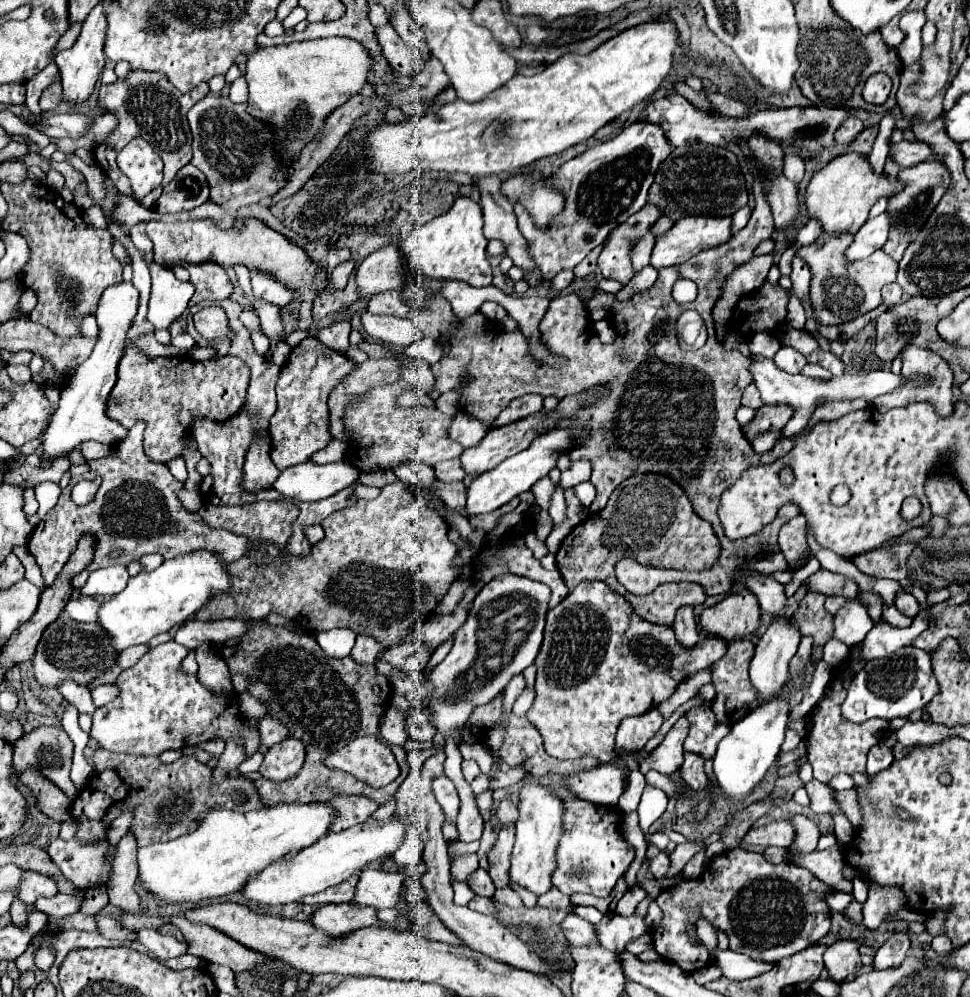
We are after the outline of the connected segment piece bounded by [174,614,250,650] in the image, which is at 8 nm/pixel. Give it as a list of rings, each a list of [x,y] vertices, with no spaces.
[[[191,615],[176,632],[174,640],[189,650],[206,642],[226,643],[230,639],[242,637],[250,629],[246,619],[218,619],[204,623]]]

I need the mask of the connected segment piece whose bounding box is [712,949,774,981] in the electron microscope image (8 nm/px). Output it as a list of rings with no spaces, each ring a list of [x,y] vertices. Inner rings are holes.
[[[714,949],[712,957],[716,959],[718,967],[722,969],[724,977],[732,979],[732,981],[744,981],[744,979],[752,979],[756,975],[766,973],[768,969],[774,967],[774,963],[766,963],[766,961],[756,961],[750,959],[746,955],[736,955],[734,951],[720,951]]]

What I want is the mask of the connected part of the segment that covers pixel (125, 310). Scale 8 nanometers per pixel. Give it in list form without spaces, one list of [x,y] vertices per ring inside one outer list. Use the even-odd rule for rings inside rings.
[[[122,281],[120,285],[112,285],[102,293],[98,311],[96,311],[100,337],[94,345],[92,355],[74,371],[74,377],[70,377],[70,381],[66,383],[66,389],[62,389],[60,407],[58,407],[58,411],[52,413],[50,425],[42,433],[42,445],[44,445],[46,459],[52,461],[62,451],[70,451],[76,445],[90,441],[90,439],[112,445],[112,443],[128,437],[128,431],[124,427],[120,427],[116,421],[108,419],[104,409],[106,409],[106,399],[118,379],[116,377],[118,363],[124,357],[126,339],[128,339],[126,333],[132,327],[136,311],[138,311],[138,289],[132,283]]]

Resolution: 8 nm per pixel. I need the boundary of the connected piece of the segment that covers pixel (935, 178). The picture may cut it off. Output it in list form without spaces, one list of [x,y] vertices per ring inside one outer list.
[[[924,161],[924,163],[918,163],[914,167],[902,169],[898,173],[898,181],[904,183],[904,189],[888,199],[886,213],[890,217],[890,233],[888,233],[888,241],[882,247],[896,261],[900,261],[904,251],[908,249],[908,245],[916,241],[918,231],[926,225],[930,213],[934,211],[934,207],[938,205],[942,195],[946,193],[946,187],[948,187],[948,181],[950,181],[950,173],[938,161]]]

